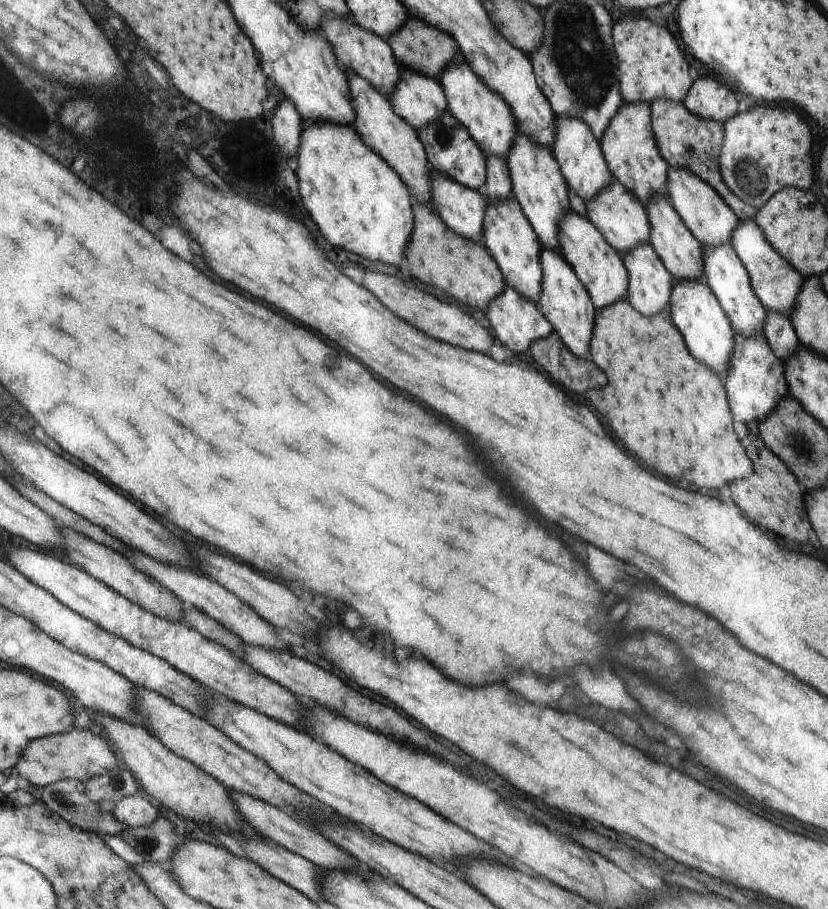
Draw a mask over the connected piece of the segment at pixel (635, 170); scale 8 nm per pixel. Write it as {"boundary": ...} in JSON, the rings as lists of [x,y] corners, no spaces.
{"boundary":[[[624,102],[620,112],[614,116],[599,141],[604,149],[613,178],[618,179],[635,197],[639,198],[640,202],[647,205],[647,202],[656,196],[668,197],[670,166],[662,158],[660,148],[657,146],[657,137],[652,125],[652,108],[649,103]]]}

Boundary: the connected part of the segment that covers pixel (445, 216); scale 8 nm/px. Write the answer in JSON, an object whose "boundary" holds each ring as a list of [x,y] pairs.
{"boundary":[[[432,171],[431,207],[456,234],[480,241],[488,200],[483,192],[462,186],[447,174]]]}

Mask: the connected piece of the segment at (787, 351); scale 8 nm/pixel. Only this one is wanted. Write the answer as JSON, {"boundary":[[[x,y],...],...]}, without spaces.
{"boundary":[[[768,310],[762,333],[768,339],[769,345],[774,346],[777,357],[782,358],[783,361],[788,361],[802,347],[792,319],[786,314]]]}

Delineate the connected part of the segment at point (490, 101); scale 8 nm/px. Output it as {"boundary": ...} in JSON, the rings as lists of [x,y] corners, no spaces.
{"boundary":[[[461,60],[457,65],[450,65],[438,78],[448,99],[448,110],[467,128],[486,155],[496,153],[499,157],[507,158],[516,142],[512,108],[497,91],[492,92],[486,84],[482,84],[482,80],[470,70],[468,64]]]}

